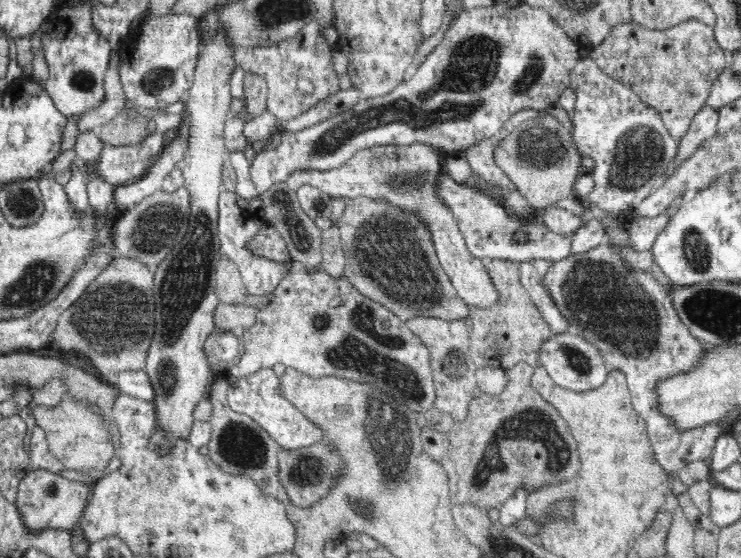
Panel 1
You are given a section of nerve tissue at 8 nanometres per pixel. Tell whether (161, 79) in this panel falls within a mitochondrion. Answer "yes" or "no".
yes

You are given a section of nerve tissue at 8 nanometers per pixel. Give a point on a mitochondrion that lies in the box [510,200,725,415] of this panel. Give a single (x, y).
(597, 299)

